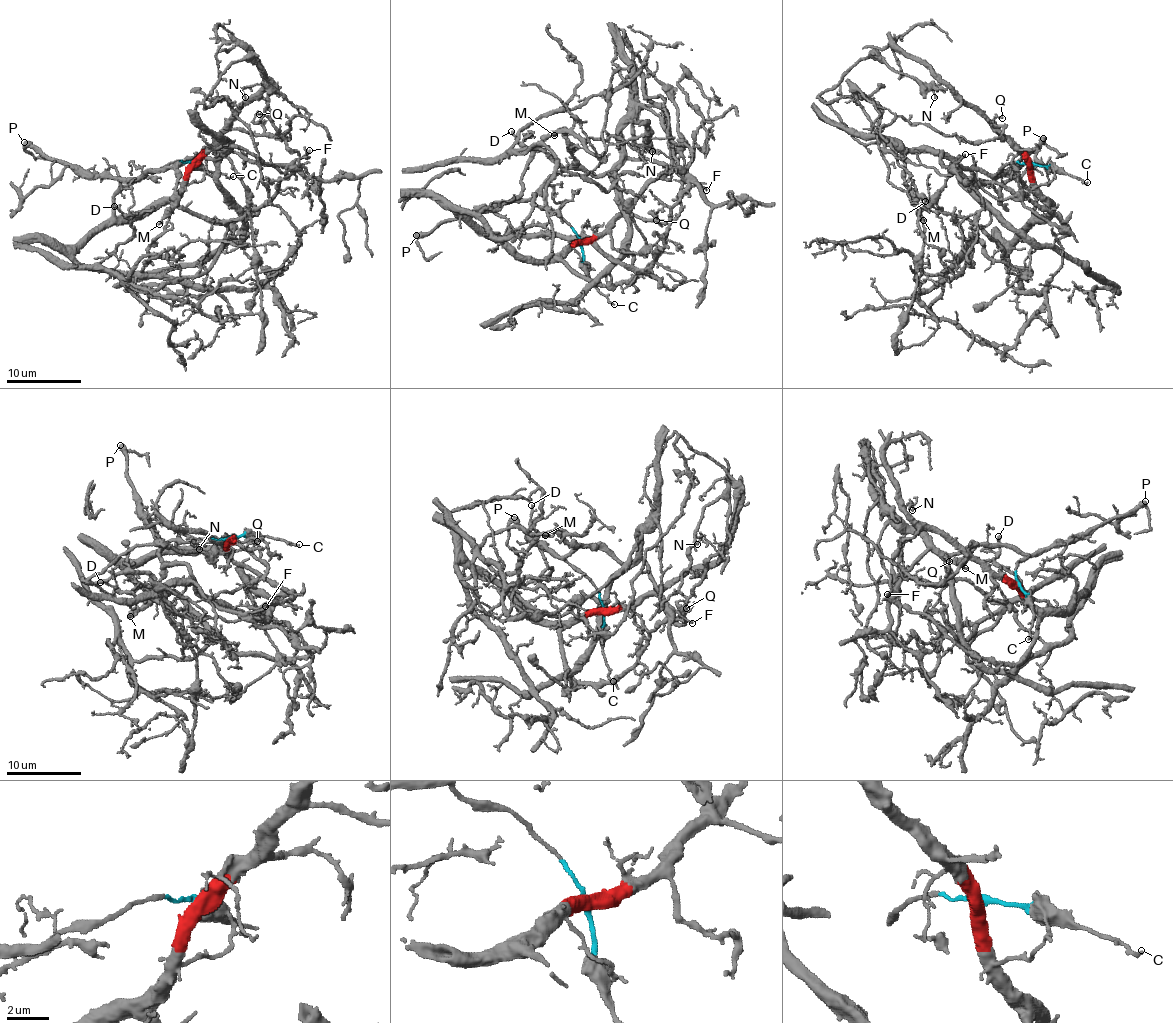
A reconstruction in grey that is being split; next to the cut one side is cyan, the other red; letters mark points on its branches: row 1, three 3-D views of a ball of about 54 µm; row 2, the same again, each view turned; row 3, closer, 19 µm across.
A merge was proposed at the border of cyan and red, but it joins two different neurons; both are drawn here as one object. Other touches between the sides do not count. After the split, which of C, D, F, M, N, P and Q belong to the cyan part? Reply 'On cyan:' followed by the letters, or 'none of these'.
On cyan: C, F, M, P

